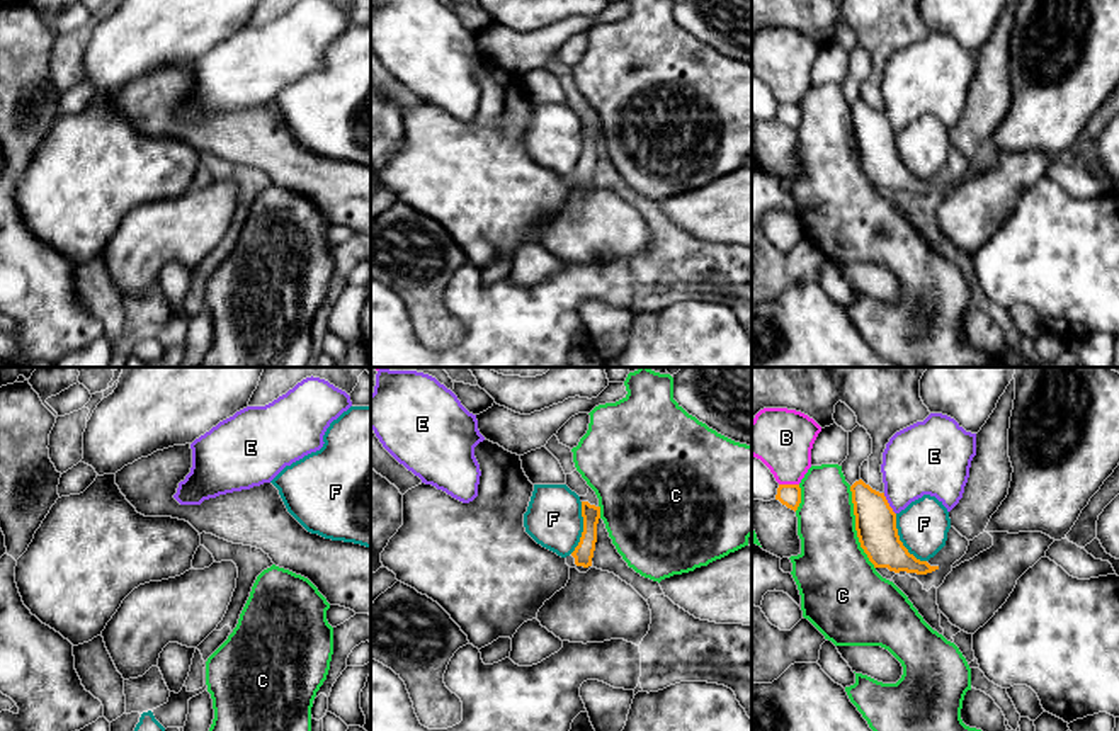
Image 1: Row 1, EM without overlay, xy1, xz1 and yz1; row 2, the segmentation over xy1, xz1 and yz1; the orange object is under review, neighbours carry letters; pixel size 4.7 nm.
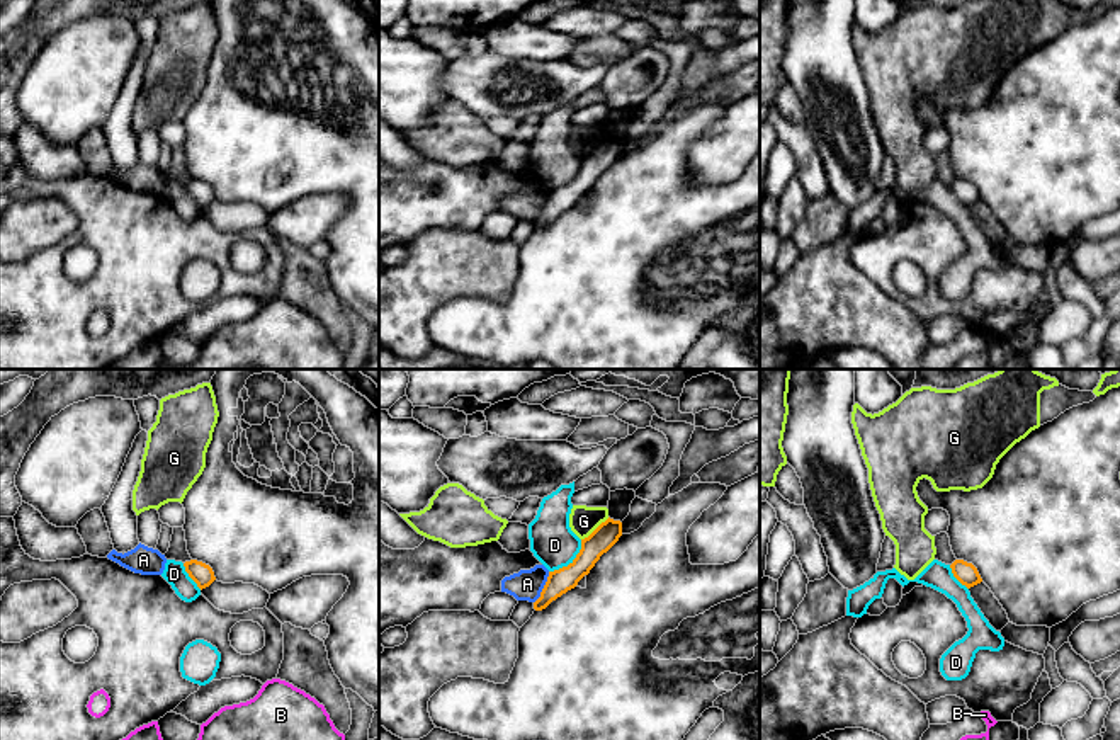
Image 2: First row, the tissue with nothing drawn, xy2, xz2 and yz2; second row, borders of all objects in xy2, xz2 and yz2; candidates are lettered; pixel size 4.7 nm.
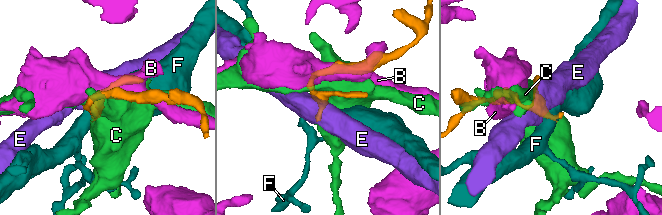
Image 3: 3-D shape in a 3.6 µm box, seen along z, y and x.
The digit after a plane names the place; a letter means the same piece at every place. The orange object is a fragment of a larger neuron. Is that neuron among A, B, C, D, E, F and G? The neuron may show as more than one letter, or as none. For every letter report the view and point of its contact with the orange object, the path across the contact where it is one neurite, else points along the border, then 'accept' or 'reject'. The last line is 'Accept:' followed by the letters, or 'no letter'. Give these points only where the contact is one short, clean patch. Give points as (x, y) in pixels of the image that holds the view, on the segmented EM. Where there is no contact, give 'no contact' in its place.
A: contact xz2 (544, 587); border xz2 (549, 572), (541, 596), (534, 603); reject
B: contact yz1 (789, 485); reject
C: contact yz1 (856, 527); reject
D: contact xz2 (570, 563); border xz2 (582, 540), (580, 552), (566, 565), (549, 572); reject
E: contact yz1 (888, 504); border yz1 (883, 493), (895, 514); reject
F: contact yz1 (900, 541); reject
G: contact xz2 (597, 528); border xz2 (609, 518), (582, 540); reject
Accept: no letter

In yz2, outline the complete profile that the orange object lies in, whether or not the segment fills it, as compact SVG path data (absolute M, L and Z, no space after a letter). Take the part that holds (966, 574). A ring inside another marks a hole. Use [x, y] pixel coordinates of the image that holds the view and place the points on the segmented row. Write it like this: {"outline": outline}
{"outline": "M955 560L952 565L953 577L965 585L967 589L977 585L982 582L977 568L972 563L967 563L964 560Z"}

